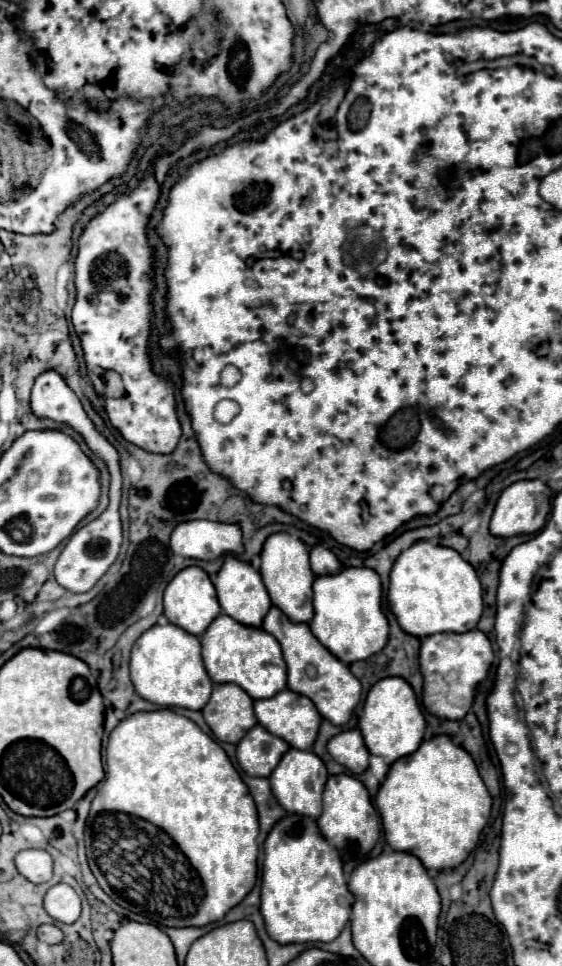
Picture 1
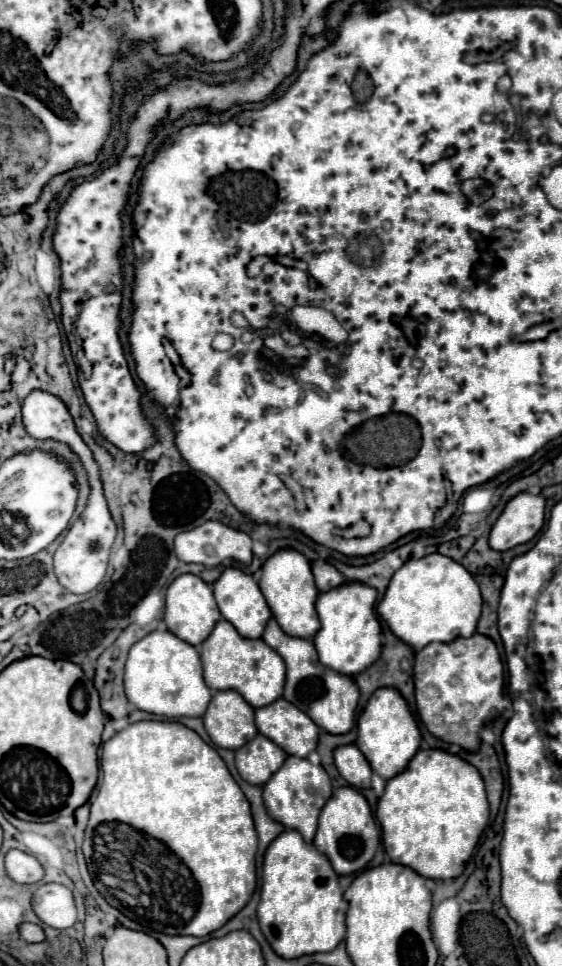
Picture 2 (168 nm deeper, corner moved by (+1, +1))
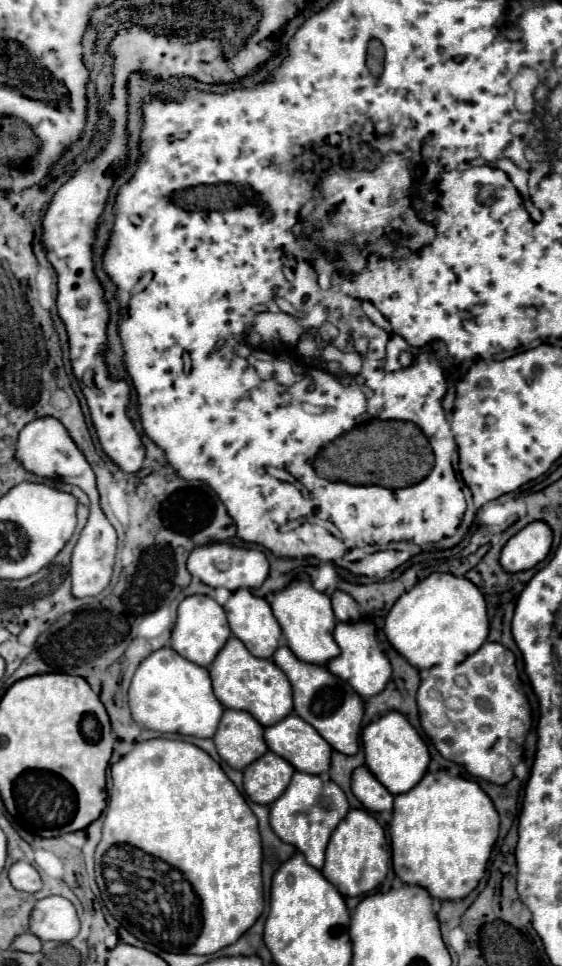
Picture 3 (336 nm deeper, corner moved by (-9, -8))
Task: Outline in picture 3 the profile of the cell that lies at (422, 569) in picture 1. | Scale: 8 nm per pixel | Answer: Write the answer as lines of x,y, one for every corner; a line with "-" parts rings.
434,572
396,600
386,616
384,634
392,648
418,670
436,664
456,666
476,652
488,638
484,596
468,578

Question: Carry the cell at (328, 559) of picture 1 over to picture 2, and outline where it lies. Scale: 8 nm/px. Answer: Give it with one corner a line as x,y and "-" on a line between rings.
312,563
312,573
314,573
316,585
320,591
334,589
346,581
346,579
342,579
342,573
336,567
332,567
330,563

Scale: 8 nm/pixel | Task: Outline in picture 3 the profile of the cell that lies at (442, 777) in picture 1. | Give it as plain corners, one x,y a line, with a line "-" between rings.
446,770
428,772
418,786
394,798
390,822
394,874
404,884
420,884
432,898
466,898
487,871
496,838
498,812
474,780
452,778

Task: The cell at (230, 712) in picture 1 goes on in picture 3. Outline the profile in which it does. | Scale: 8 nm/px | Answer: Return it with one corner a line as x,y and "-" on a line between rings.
226,710
214,736
220,758
234,770
244,770
268,752
262,726
242,710

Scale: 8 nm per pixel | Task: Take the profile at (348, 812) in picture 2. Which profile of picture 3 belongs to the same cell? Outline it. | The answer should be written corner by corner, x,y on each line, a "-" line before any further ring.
350,810
328,842
322,874
342,896
362,896
376,890
384,882
388,874
388,864
390,852
382,826
366,810

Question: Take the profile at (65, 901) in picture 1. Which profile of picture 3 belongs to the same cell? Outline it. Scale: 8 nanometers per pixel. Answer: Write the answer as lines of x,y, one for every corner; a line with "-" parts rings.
48,896
36,902
30,914
28,932
38,936
42,942
56,940
68,942
80,930
76,910
70,900
62,896

